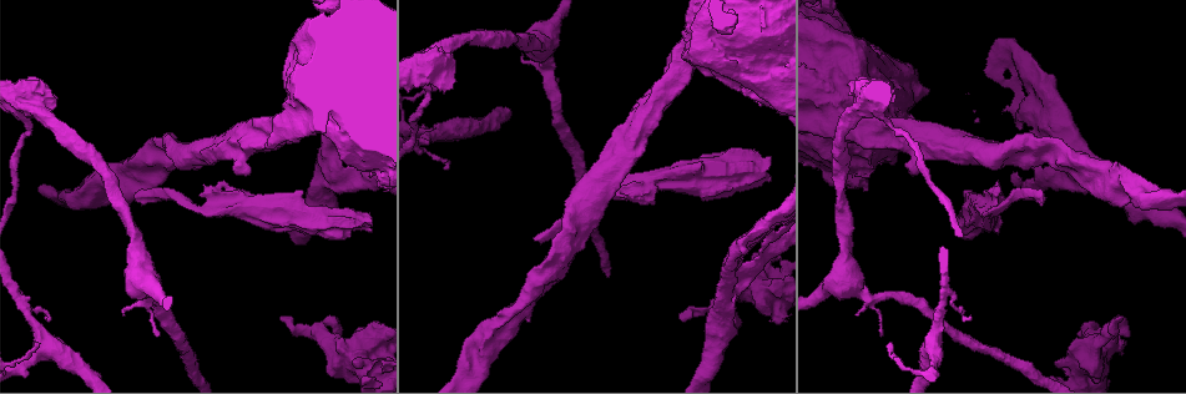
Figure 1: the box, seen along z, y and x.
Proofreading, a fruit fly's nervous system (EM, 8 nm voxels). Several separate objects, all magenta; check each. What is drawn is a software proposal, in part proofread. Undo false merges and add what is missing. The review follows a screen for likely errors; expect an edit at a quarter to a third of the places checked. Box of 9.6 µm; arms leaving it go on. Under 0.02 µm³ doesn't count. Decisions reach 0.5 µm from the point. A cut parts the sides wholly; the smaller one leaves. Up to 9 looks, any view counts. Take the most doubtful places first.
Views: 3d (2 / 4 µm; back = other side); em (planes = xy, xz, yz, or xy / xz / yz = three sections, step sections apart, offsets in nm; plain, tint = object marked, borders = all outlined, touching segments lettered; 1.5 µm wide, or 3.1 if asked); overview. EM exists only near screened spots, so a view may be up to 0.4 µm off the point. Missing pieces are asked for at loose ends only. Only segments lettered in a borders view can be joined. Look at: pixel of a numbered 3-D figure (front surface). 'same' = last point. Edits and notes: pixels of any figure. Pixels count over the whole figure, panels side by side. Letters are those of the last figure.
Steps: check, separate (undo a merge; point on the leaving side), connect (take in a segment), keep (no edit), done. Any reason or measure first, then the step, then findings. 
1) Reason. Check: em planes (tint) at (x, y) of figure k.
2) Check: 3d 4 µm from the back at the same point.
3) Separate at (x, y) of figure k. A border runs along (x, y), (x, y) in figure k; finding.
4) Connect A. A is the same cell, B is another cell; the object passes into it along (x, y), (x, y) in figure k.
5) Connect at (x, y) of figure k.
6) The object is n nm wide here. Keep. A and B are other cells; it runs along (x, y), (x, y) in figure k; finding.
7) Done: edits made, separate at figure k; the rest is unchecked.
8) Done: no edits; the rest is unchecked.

Branch stops here. Check: em planes (plain) at (538, 240) of figure 1.

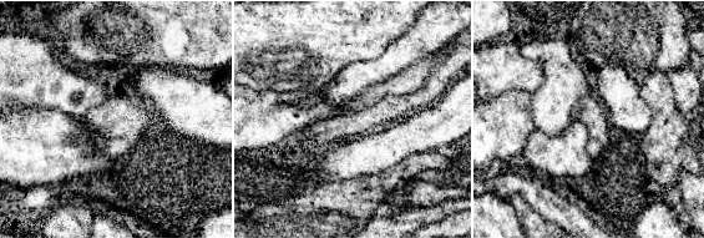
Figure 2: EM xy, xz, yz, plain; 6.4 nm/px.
Where the object lies. Check: em planes (tint) at the same point.

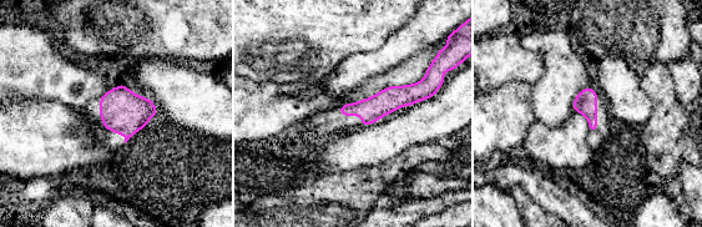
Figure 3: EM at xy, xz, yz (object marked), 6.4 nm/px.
Check: em planes (borders) at the same point.

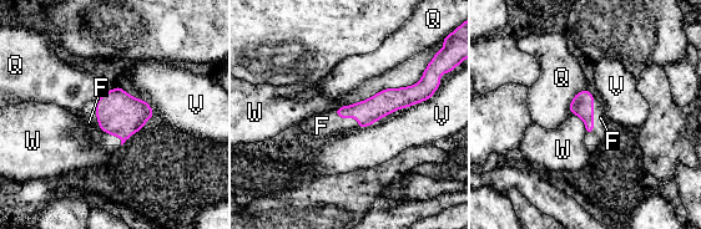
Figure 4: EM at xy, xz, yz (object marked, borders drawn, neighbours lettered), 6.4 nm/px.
Connect F. F is the same cell, Q, V and W are other cells; the object passes into it along (581, 105), (593, 118), (600, 117) in figure 4; it goes on there.

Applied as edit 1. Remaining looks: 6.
Check: overview.

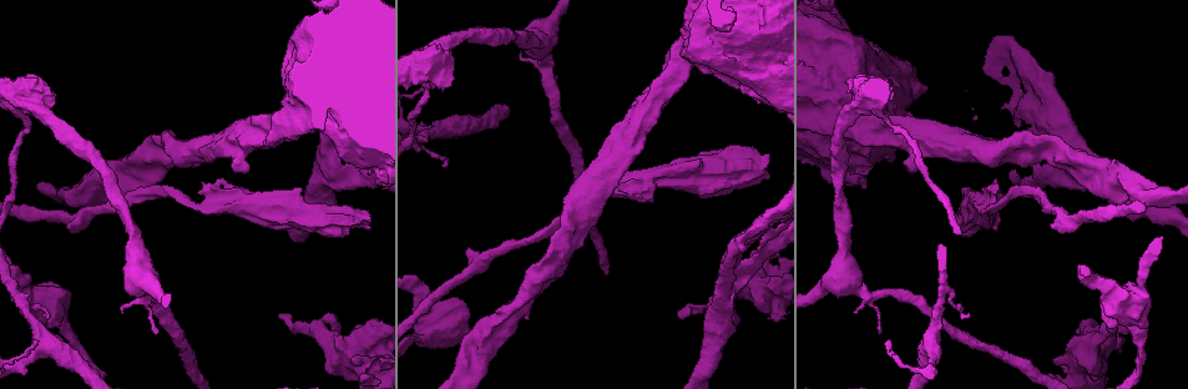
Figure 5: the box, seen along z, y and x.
Three arms meet. Check: 3d 4 µm at (862, 101) of figure 5.

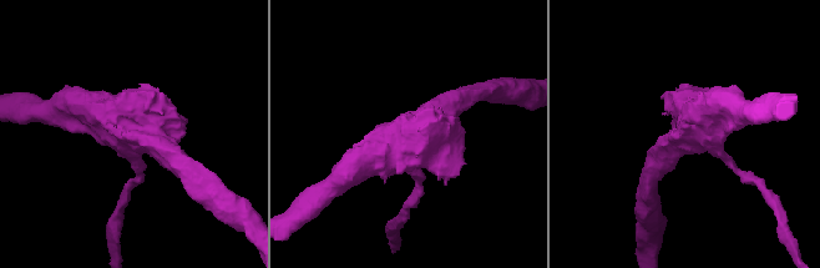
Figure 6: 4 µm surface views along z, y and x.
Check: em xz step 8 (borders) at (690, 132) of figure 6.

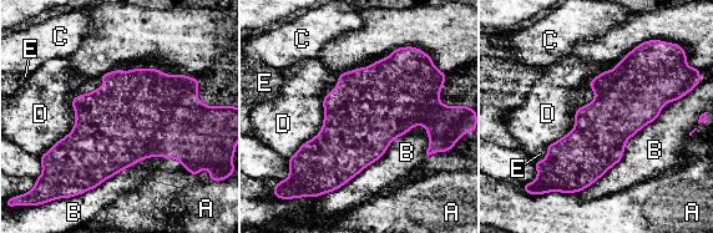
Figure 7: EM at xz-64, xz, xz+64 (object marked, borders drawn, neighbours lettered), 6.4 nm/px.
The longest contact is with B, 800 nm. Keep. A, B, C, D and E are other cells; a border runs along (325, 94), (323, 127), (288, 160) in figure 7; one cell here.

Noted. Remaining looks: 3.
An open end. Check: em yz step 4 (tint) at (283, 313) of figure 5.

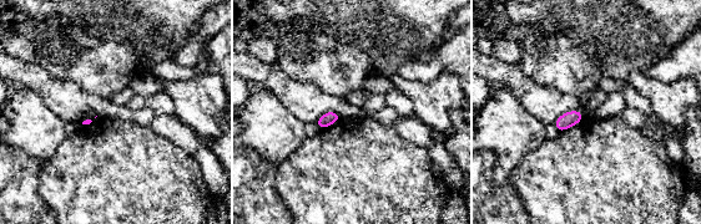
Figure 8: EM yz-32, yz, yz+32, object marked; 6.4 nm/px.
Cut it another way. Check: em planes (tint) at the same point.

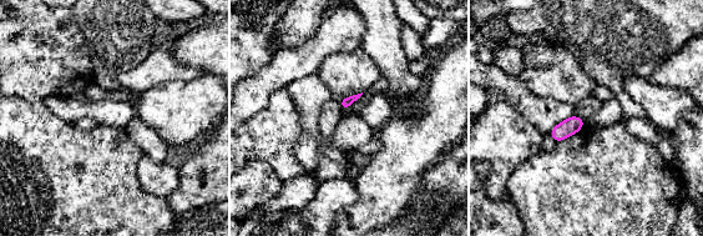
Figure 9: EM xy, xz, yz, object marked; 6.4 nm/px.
What lies round it. Check: em planes (borders) at the same point.

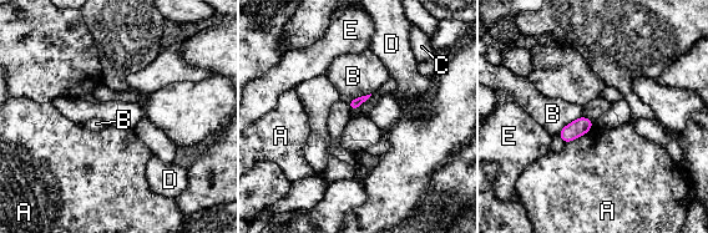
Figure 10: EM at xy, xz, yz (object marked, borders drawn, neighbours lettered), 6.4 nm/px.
The longest contact is with A, 240 nm. Keep. A, B, C, D and E are other cells; no lettered segment goes on from it.

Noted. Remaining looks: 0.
Done: edits made, connect at figure 4; the rest is unchecked.

